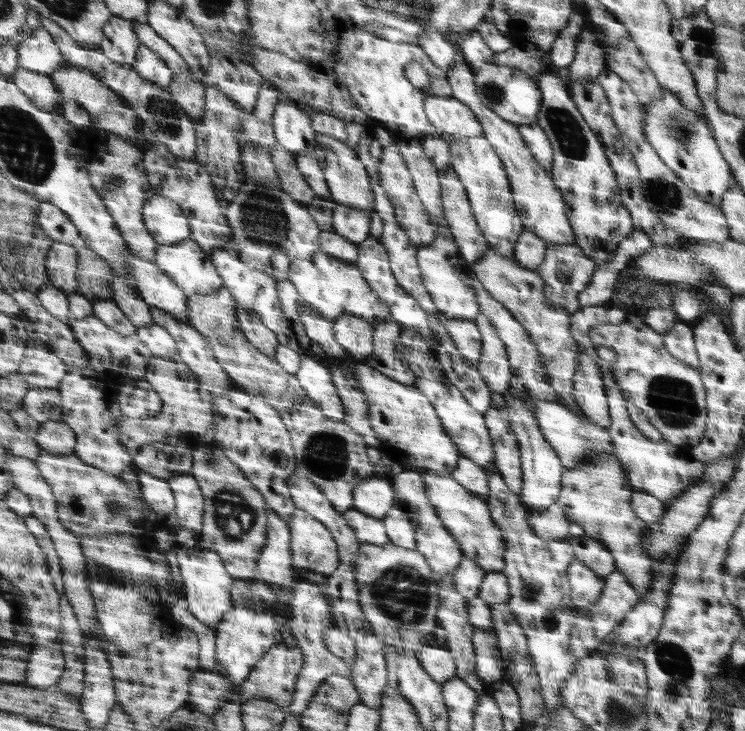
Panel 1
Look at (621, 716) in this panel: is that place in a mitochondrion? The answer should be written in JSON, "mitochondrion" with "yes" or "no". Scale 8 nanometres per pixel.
{"mitochondrion":"yes"}

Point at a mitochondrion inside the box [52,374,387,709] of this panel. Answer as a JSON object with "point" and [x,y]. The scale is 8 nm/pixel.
{"point":[328,454]}

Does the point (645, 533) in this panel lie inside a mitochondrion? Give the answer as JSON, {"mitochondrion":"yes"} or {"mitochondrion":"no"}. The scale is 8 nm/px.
{"mitochondrion":"no"}

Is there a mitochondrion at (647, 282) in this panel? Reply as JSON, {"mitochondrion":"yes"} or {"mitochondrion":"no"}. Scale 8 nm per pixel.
{"mitochondrion":"no"}

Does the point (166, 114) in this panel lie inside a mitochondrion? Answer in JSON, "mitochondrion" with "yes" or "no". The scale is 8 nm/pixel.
{"mitochondrion":"yes"}

